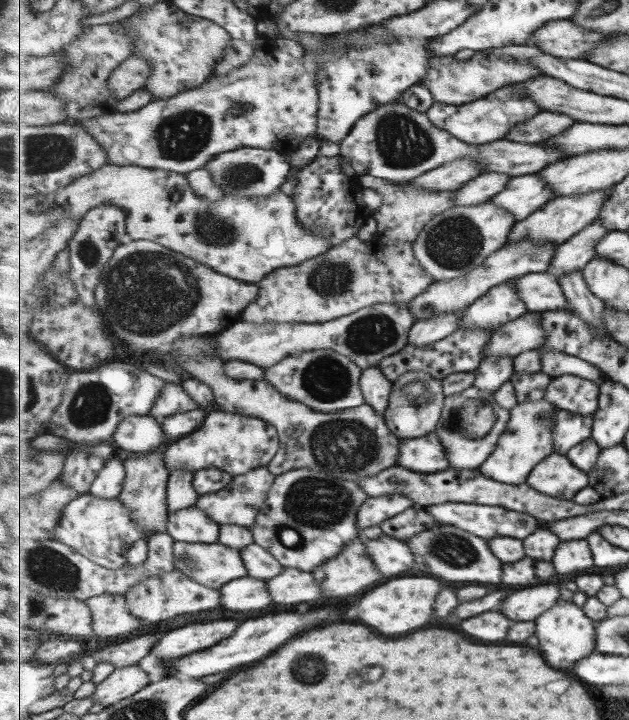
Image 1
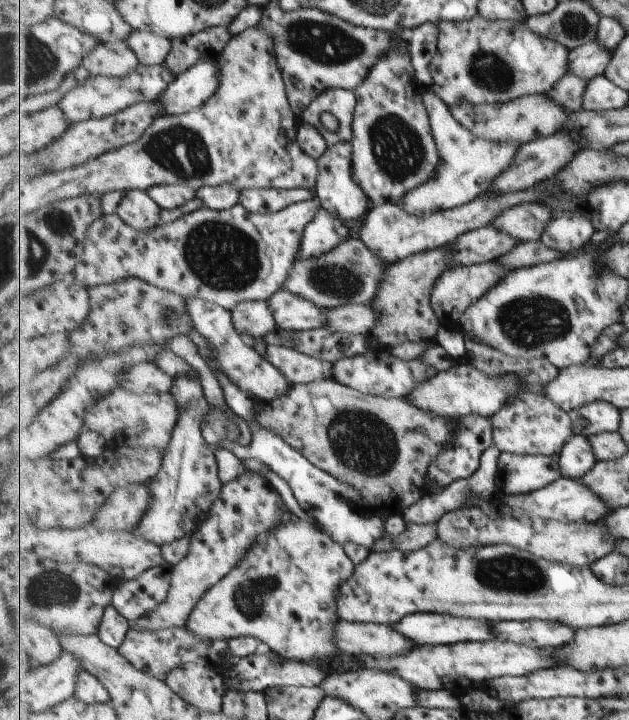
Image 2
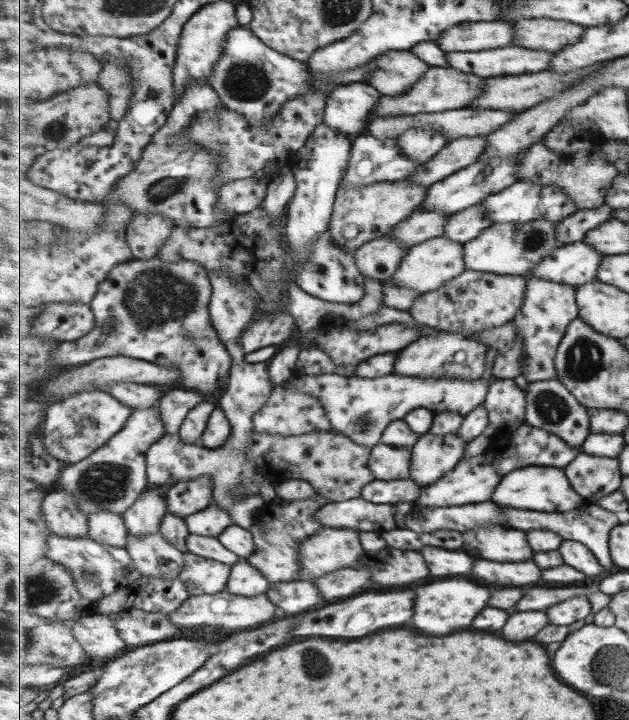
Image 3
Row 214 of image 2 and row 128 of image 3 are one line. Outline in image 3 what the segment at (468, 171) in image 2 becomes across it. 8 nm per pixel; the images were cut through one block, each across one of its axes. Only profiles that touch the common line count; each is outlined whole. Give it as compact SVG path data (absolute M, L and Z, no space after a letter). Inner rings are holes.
M423 128L409 129L399 137L398 142L405 154L421 164L430 161L450 143L445 135Z

